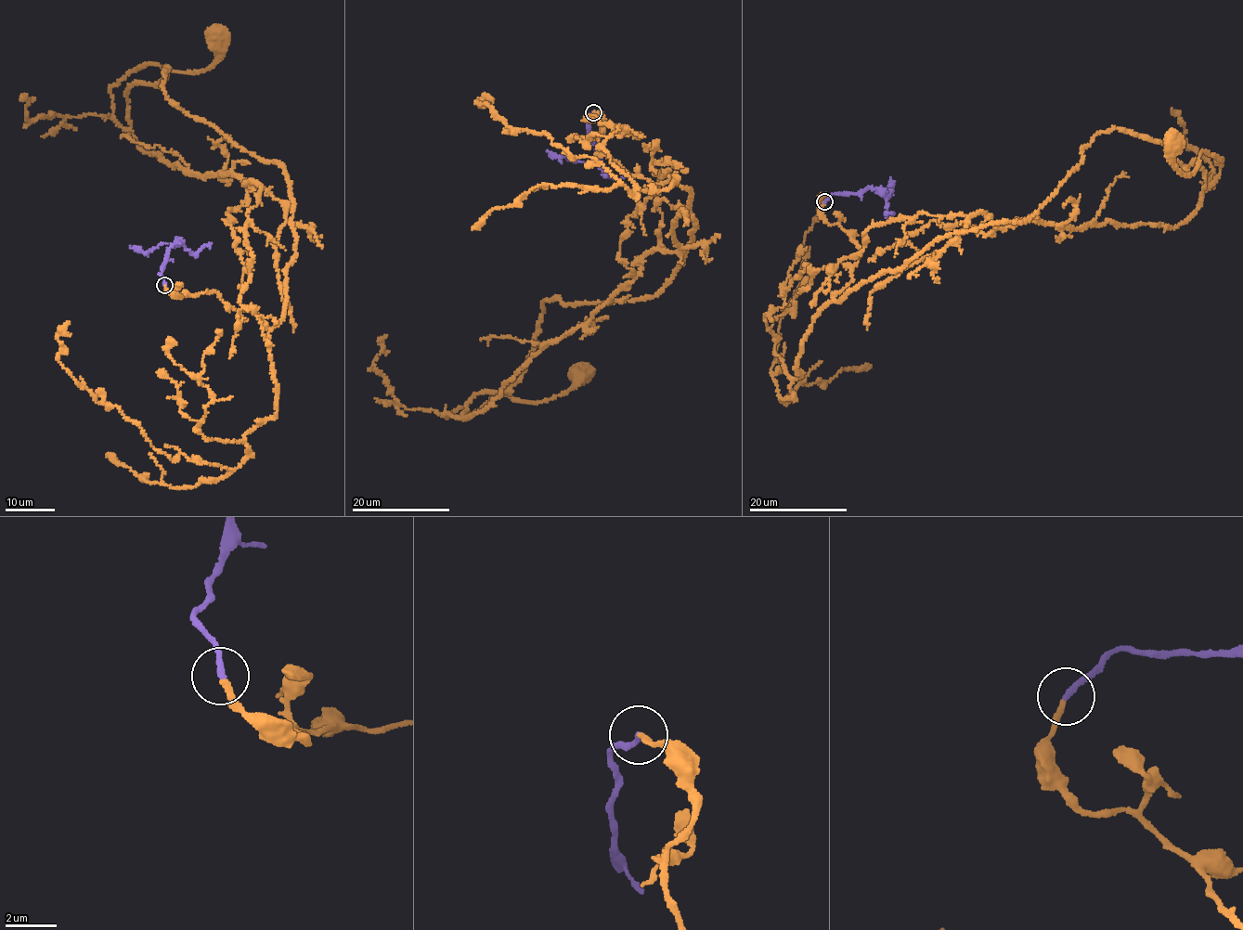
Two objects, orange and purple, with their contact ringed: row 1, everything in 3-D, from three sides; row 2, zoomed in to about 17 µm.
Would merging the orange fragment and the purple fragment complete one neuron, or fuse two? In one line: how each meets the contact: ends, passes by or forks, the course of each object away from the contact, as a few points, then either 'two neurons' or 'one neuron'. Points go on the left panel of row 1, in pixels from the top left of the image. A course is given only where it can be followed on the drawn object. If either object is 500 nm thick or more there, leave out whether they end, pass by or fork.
orange ends | purple ends | orange via (165, 286), (284, 306), (284, 166), (174, 106), (167, 66), (114, 117), (130, 71), (200, 72), (216, 39) | purple via (165, 285), (160, 273), (169, 249), (177, 240), (176, 245), (161, 241), (145, 252), (129, 247) | one neuron

